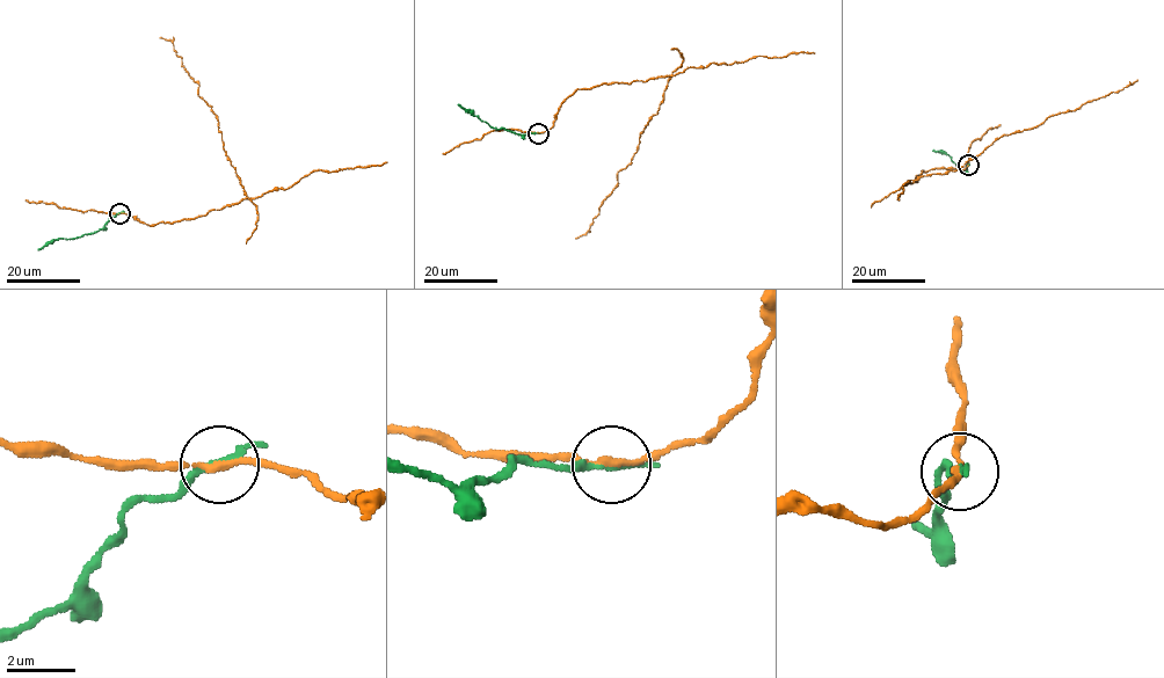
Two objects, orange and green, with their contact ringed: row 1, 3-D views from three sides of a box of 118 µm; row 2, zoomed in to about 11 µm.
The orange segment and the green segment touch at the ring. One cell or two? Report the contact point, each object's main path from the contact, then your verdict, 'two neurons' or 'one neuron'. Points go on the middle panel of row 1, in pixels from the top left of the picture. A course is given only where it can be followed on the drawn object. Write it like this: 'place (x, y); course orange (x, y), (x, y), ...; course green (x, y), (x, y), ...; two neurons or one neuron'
place (538, 133); course orange (538, 132), (577, 89), (671, 77), (631, 162), (575, 239); course green (538, 132), (525, 136), (493, 129), (458, 104); two neurons

